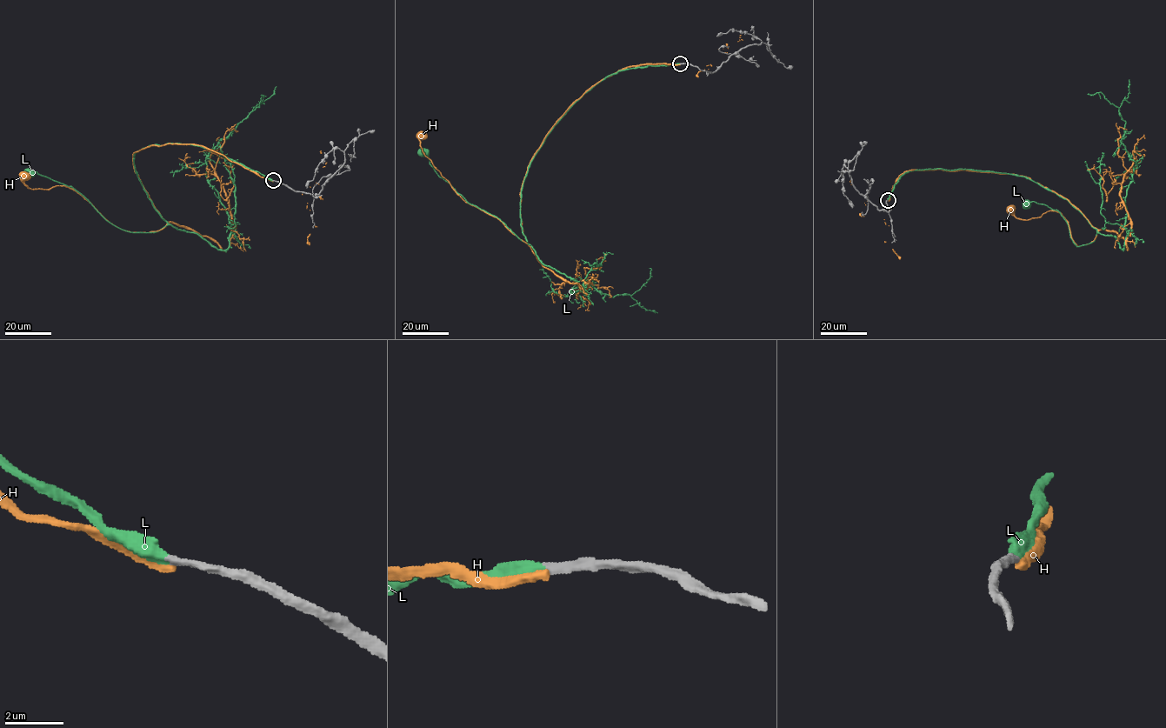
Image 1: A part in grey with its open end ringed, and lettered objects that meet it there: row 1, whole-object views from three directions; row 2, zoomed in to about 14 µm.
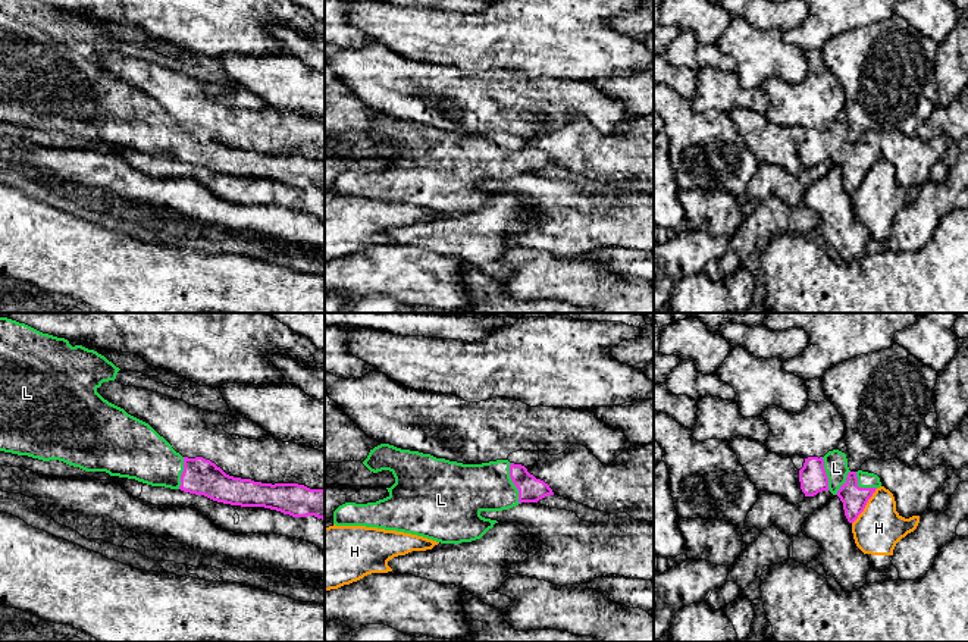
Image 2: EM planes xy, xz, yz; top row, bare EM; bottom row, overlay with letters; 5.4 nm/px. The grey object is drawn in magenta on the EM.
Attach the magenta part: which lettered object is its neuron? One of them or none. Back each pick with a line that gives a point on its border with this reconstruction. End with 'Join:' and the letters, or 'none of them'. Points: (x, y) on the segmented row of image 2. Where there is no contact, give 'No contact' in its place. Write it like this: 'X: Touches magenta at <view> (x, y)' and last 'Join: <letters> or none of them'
L: Touches magenta at xz (513, 482)
Join: L

